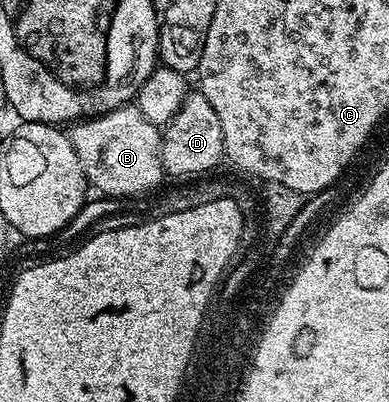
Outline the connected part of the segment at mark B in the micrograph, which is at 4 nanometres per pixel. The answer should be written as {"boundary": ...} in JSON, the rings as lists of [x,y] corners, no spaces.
{"boundary":[[[136,104],[120,106],[98,118],[78,120],[68,127],[67,133],[71,148],[75,148],[75,156],[79,156],[79,164],[83,164],[85,181],[92,189],[94,186],[98,190],[98,195],[127,200],[136,194],[149,194],[161,181],[166,181],[167,175],[161,159],[162,131],[151,124],[151,120],[143,116],[143,112],[139,112]]]}

